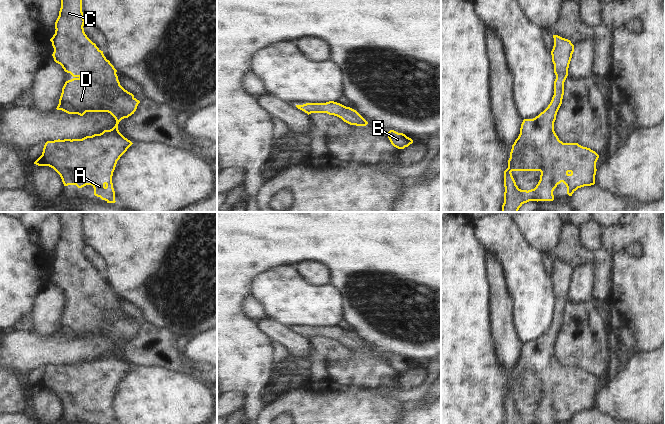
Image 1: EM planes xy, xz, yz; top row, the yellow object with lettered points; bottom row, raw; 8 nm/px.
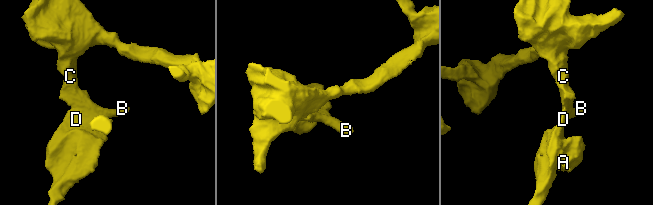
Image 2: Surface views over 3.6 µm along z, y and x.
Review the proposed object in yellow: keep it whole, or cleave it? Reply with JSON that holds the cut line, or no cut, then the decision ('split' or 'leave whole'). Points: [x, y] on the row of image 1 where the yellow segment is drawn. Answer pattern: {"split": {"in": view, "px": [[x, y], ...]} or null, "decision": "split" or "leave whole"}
{"split": null, "decision": "leave whole"}

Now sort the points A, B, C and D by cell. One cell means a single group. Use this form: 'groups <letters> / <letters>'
groups A B C D

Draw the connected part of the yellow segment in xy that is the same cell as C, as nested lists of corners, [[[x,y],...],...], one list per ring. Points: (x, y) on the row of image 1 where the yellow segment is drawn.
[[[61,0],[59,16],[55,22],[55,34],[50,39],[54,48],[52,56],[54,61],[74,78],[65,82],[56,109],[80,116],[86,112],[108,112],[115,118],[116,124],[110,130],[82,139],[47,141],[42,155],[34,164],[53,168],[60,175],[64,186],[76,185],[82,188],[92,185],[95,196],[107,203],[115,203],[113,172],[117,161],[133,144],[119,132],[118,124],[122,119],[134,114],[140,101],[120,85],[117,70],[106,59],[103,51],[87,37],[84,23],[82,0]]]

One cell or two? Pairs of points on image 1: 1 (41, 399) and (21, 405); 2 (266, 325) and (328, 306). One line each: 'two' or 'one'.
1: two
2: two

